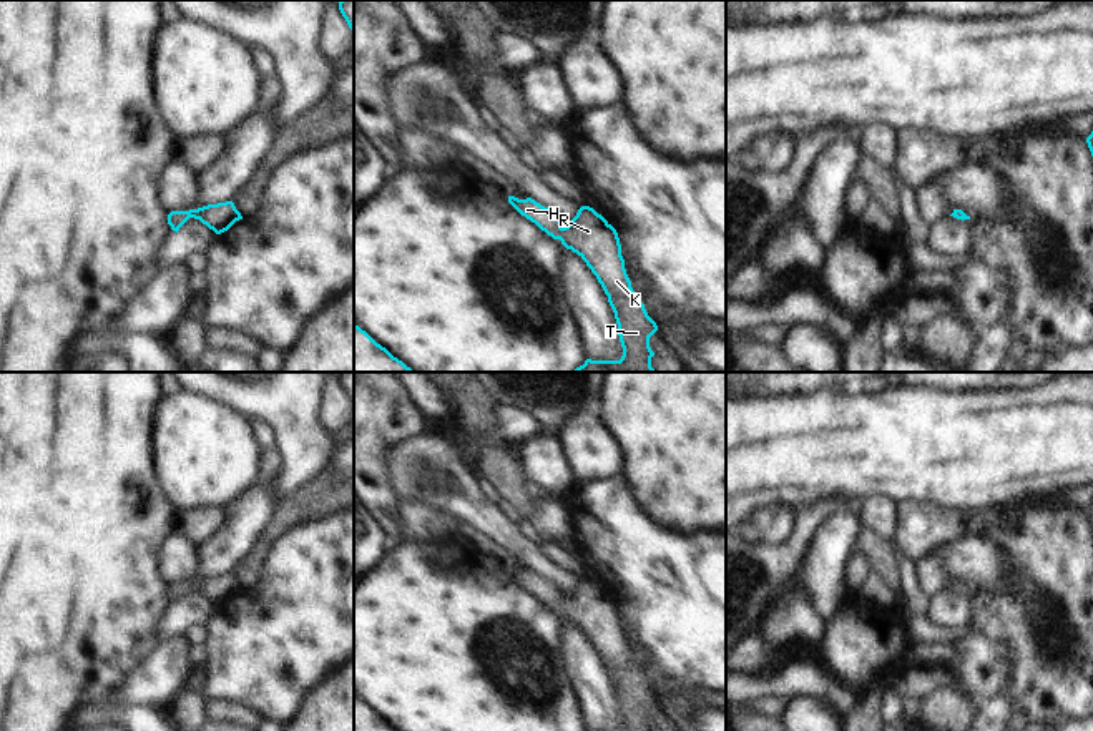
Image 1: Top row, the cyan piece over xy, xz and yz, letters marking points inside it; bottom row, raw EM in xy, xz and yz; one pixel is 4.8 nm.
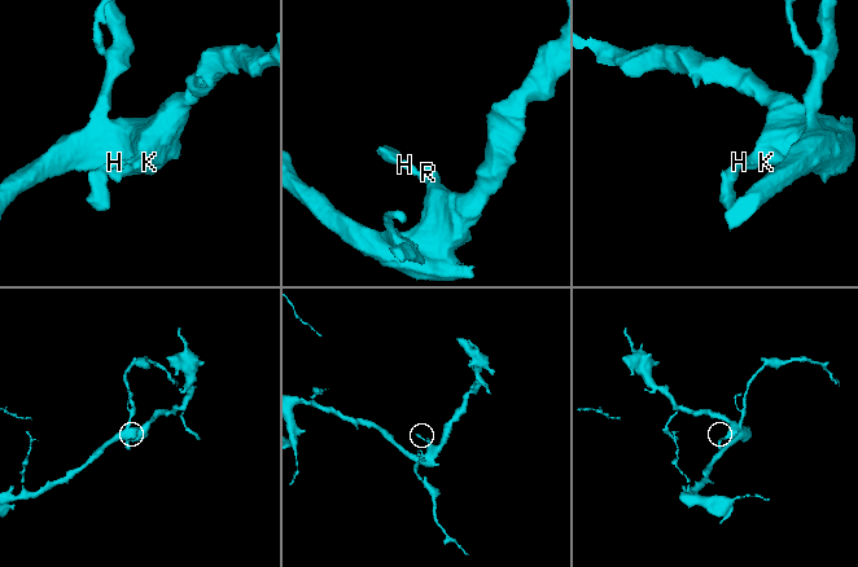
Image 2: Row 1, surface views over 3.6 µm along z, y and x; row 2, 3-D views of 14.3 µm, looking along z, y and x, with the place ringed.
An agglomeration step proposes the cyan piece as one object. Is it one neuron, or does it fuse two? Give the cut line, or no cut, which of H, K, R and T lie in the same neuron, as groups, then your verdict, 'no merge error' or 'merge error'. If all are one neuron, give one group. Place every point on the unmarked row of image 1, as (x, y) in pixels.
cut none; groups H K R T; no merge error

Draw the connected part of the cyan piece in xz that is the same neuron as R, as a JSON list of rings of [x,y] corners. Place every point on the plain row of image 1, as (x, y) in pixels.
[[[508,568],[508,575],[548,608],[576,625],[596,648],[615,684],[623,719],[621,731],[651,731],[654,724],[649,709],[658,698],[631,660],[616,601],[590,578],[581,578],[563,600],[556,585],[532,570]]]

